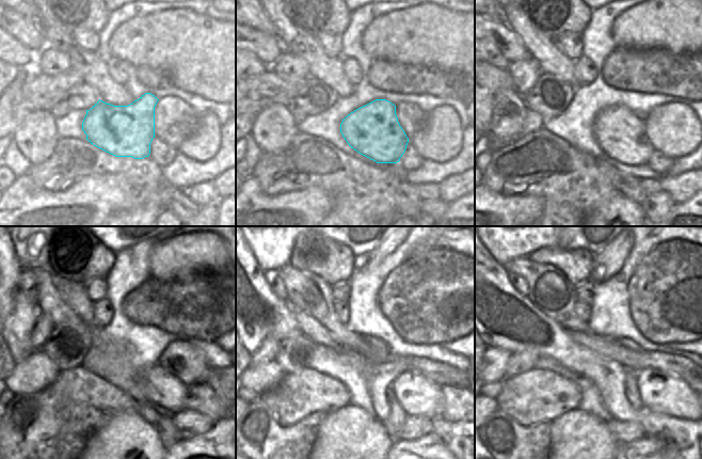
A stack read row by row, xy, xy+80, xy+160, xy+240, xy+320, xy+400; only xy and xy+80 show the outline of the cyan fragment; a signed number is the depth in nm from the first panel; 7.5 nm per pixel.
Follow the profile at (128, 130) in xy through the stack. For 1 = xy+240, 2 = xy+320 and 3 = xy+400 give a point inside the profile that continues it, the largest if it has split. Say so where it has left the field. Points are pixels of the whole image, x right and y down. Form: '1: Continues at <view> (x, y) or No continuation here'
1: Continues at xy+240 (160, 386)
2: Continues at xy+320 (417, 395)
3: Continues at xy+400 (660, 392).

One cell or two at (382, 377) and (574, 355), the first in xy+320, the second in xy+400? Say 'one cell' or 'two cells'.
one cell

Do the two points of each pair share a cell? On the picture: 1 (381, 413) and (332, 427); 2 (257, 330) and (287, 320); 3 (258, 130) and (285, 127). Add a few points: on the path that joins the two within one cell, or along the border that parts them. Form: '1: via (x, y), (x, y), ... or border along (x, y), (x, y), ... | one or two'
1: border along (373, 415), (382, 422) | two
2: via (265, 326), (274, 325), (280, 320) | one
3: via (265, 129), (278, 127) | one

